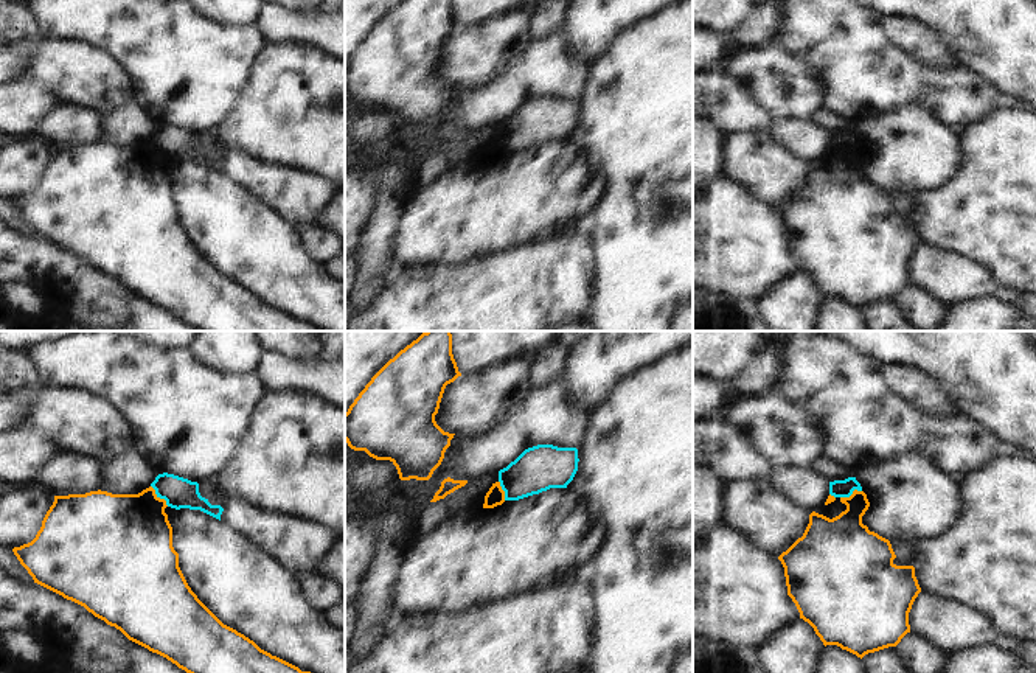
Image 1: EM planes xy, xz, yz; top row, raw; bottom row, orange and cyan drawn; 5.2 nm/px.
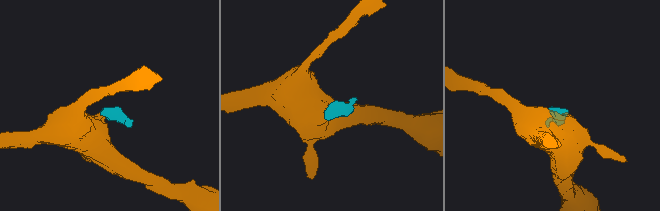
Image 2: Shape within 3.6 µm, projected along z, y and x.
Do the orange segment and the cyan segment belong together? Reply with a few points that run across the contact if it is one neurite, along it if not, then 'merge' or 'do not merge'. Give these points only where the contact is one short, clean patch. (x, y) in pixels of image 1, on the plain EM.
xy (151, 137), (168, 157) | do not merge

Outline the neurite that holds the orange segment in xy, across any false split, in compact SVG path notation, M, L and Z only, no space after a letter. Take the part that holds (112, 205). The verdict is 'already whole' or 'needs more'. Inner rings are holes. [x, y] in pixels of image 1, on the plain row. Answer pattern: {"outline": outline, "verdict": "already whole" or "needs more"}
{"outline": "M152 138L138 146L90 143L54 148L36 190L12 204L34 235L84 258L95 269L120 281L129 292L157 305L199 331L323 331L272 308L253 292L224 277L191 242L172 199L166 152Z", "verdict": "already whole"}

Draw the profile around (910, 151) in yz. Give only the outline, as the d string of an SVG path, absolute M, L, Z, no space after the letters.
M906 104L856 124L870 154L862 176L896 194L932 193L960 168L960 135L920 104Z

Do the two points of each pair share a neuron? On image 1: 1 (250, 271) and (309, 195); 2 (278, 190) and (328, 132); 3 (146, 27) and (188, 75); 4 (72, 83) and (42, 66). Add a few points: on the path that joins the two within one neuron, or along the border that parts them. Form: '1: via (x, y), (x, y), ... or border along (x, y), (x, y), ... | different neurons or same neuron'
1: border along (258, 199), (298, 229) | different neurons
2: border along (260, 160), (316, 173), (328, 181) | different neurons
3: via (157, 39), (180, 62) | same neuron
4: via (64, 76), (50, 66) | same neuron

